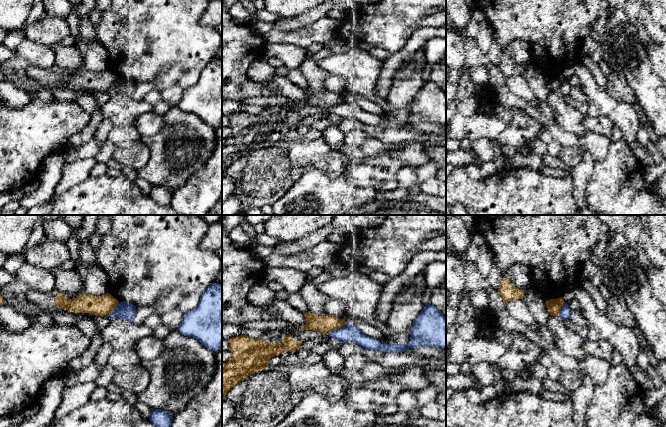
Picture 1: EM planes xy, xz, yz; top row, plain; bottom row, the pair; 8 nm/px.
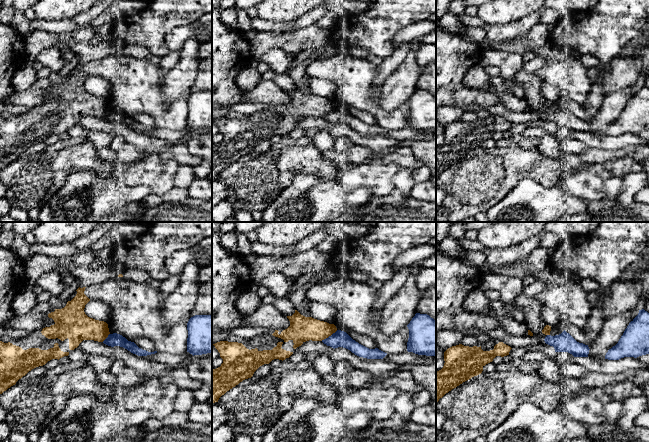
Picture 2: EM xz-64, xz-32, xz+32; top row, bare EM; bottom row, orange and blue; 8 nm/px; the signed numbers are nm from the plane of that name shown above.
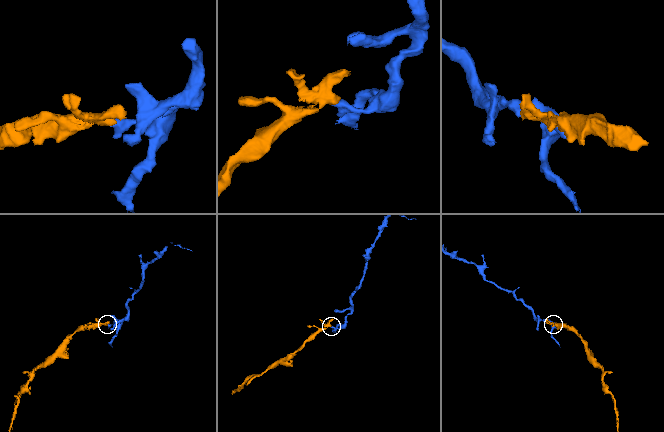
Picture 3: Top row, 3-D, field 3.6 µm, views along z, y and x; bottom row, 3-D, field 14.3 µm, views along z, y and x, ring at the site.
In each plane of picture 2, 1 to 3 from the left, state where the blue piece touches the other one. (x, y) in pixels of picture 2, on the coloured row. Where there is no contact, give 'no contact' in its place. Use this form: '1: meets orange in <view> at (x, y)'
1: meets orange in xz-64 at (106, 337)
2: meets orange in xz-32 at (329, 335)
3: meets orange in xz+32 at (548, 334)

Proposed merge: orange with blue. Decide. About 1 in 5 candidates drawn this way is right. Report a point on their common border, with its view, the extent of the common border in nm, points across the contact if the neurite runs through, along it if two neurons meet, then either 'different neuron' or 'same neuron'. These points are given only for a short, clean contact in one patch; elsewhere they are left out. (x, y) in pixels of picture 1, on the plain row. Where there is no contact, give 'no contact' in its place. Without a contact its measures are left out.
contact xz (336, 104); length 190 nm; different neuron

